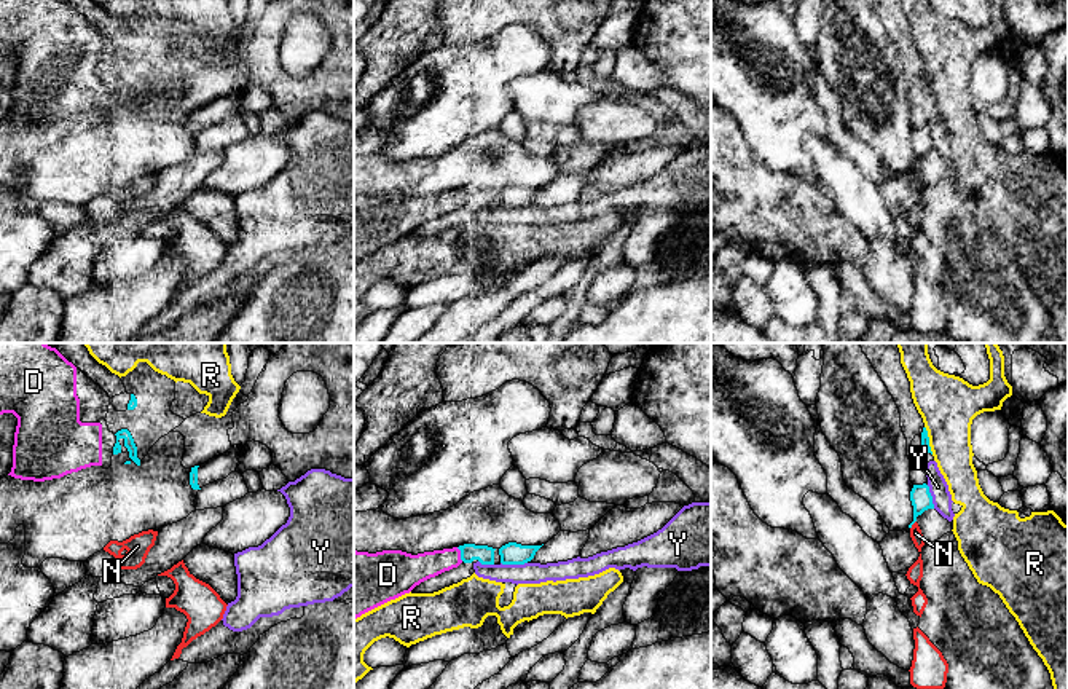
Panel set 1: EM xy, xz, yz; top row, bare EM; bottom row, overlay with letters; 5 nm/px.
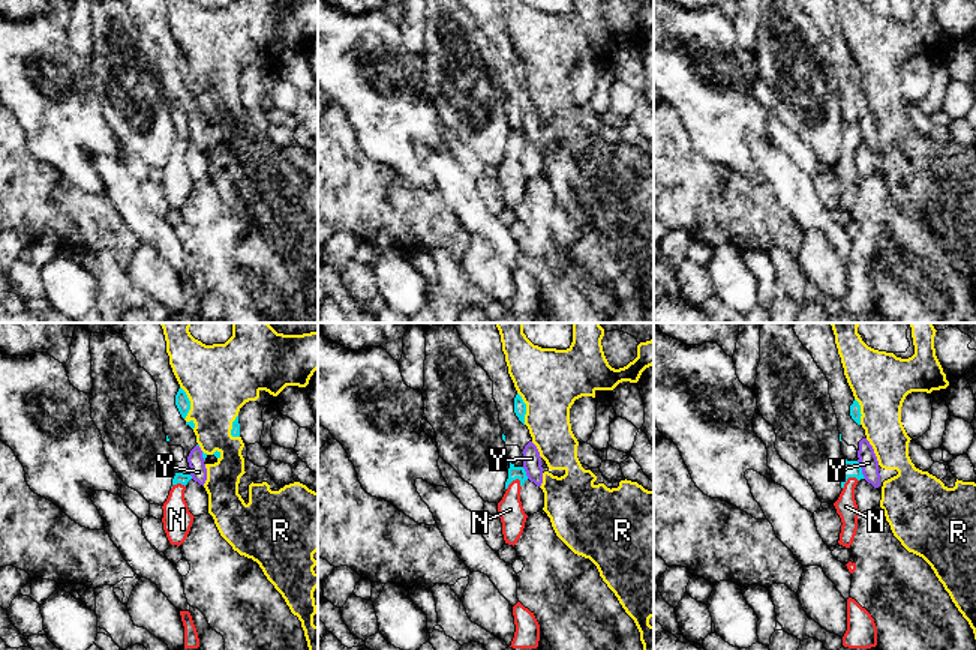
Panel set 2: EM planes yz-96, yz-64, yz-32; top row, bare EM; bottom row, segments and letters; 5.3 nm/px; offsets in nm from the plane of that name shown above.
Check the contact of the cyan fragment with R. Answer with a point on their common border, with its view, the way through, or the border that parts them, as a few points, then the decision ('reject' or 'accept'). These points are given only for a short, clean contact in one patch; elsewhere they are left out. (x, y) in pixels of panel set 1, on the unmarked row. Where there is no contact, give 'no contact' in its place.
yz (928, 83) | reject

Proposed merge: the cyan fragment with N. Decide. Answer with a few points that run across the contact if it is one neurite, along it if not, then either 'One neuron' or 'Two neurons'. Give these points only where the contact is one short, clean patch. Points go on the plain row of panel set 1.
Line: yz (920, 139), (920, 149), (912, 166), (915, 176). One neuron

